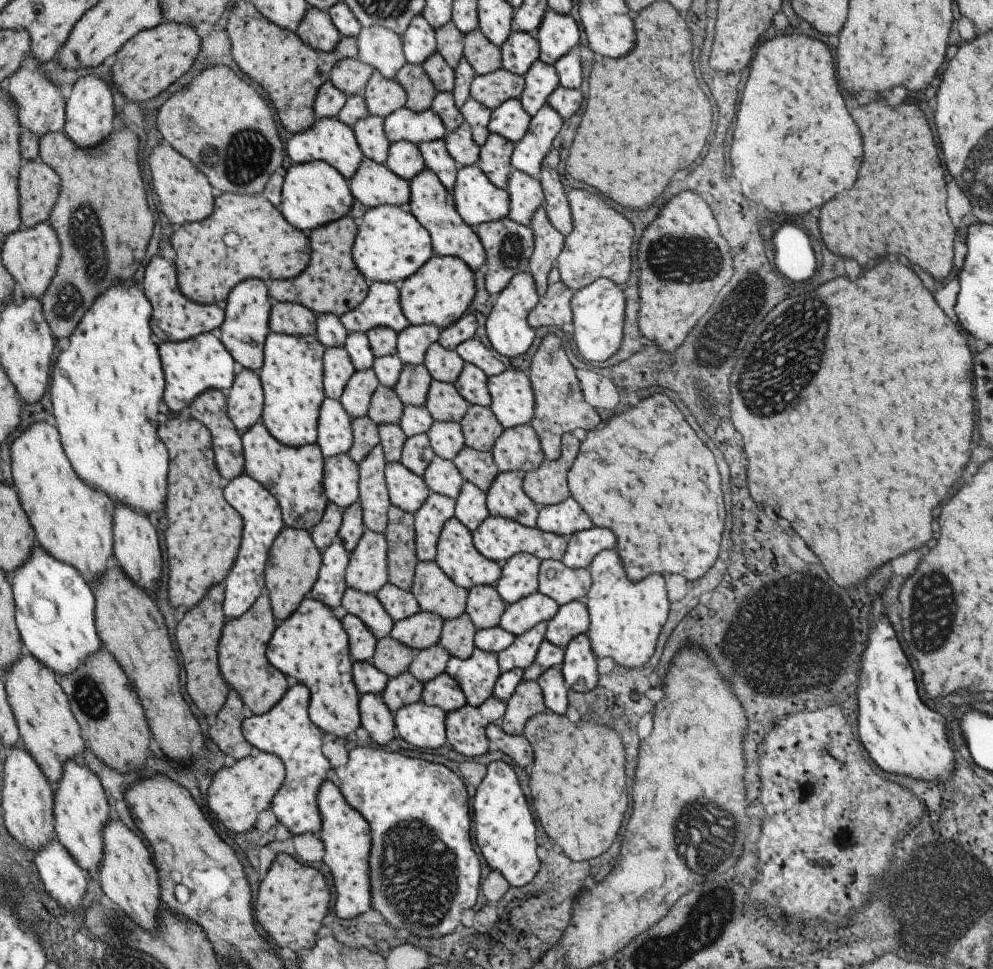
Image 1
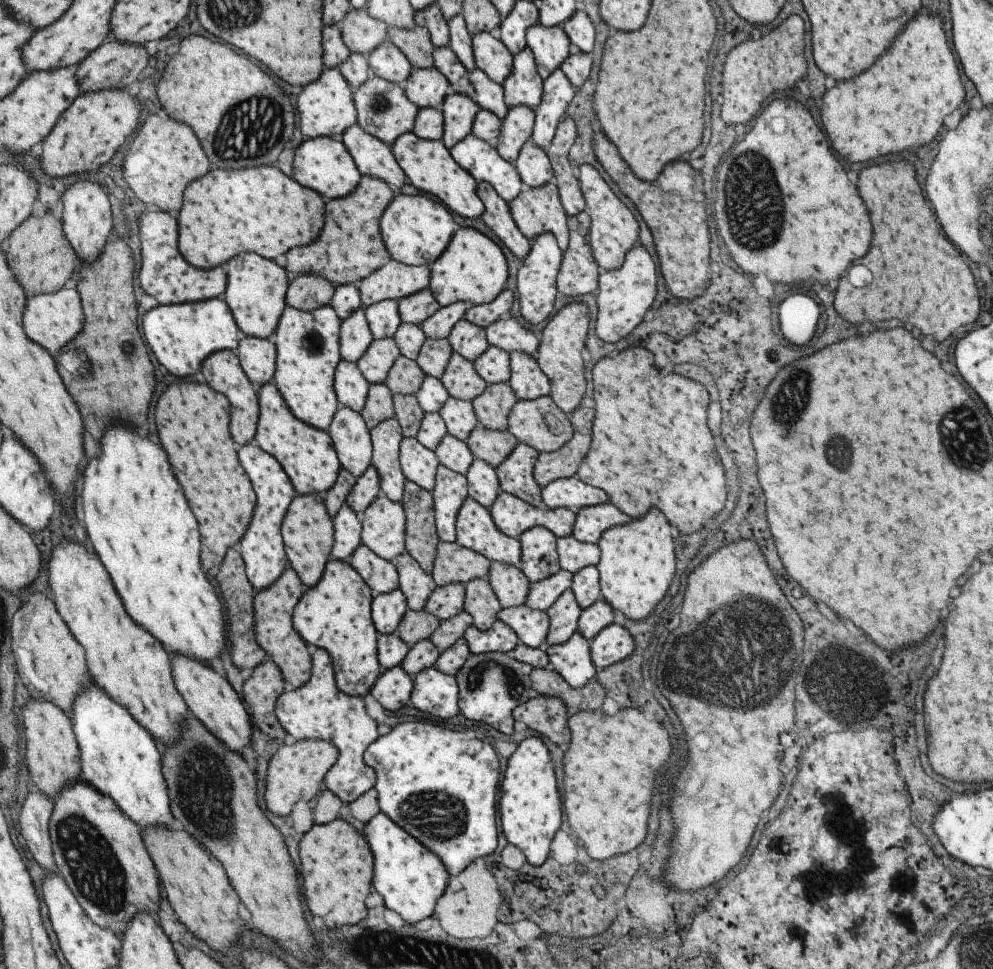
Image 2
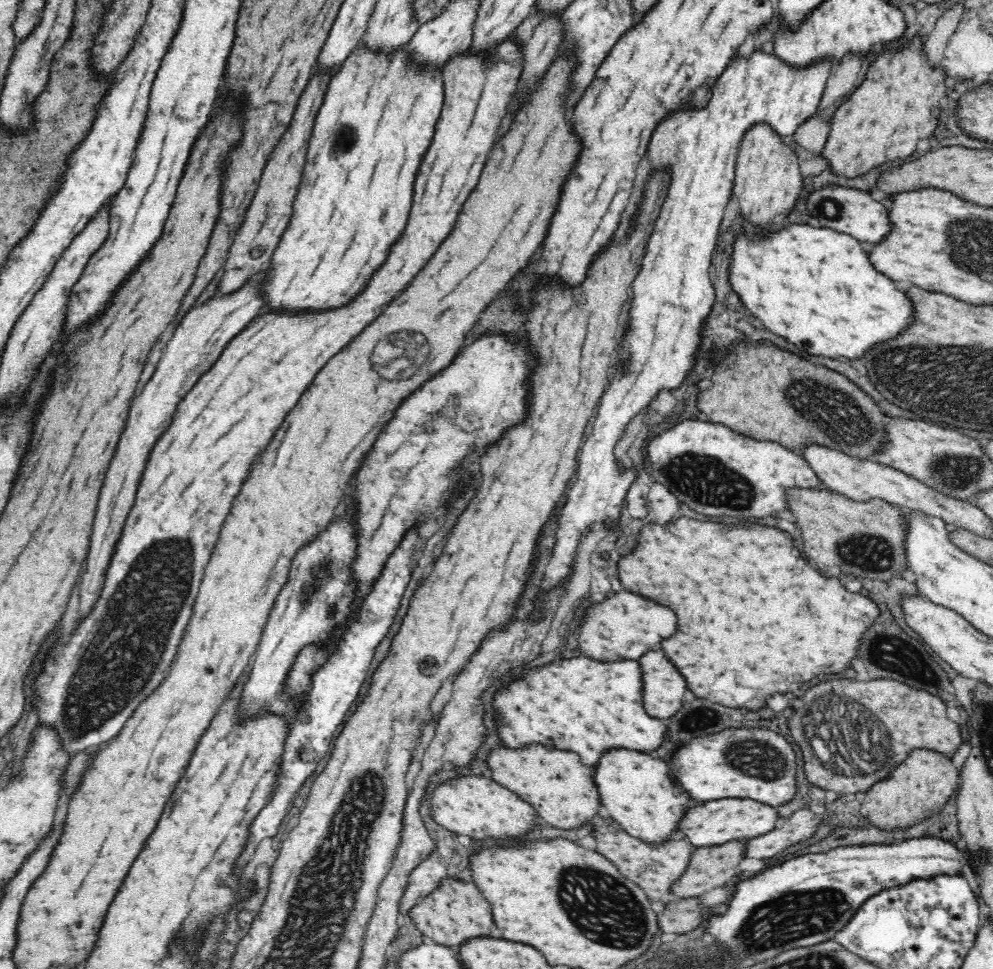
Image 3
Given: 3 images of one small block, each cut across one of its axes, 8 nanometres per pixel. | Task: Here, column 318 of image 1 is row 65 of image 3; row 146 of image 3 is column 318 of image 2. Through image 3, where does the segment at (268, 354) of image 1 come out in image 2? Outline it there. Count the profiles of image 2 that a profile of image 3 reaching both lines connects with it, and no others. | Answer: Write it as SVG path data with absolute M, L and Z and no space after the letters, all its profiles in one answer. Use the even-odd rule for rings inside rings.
M329 303L310 311L286 306L270 338L276 350L271 382L295 418L324 431L339 405L333 379L334 370L341 359L338 351L340 321Z

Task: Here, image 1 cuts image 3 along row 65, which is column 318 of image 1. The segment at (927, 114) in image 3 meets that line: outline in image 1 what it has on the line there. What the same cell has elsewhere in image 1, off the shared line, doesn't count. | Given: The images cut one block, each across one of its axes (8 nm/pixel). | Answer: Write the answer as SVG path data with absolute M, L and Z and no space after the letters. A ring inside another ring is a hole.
M277 853L260 879L253 916L277 946L293 952L309 950L315 946L315 932L322 926L329 900L330 890L318 870L300 864L291 854Z

